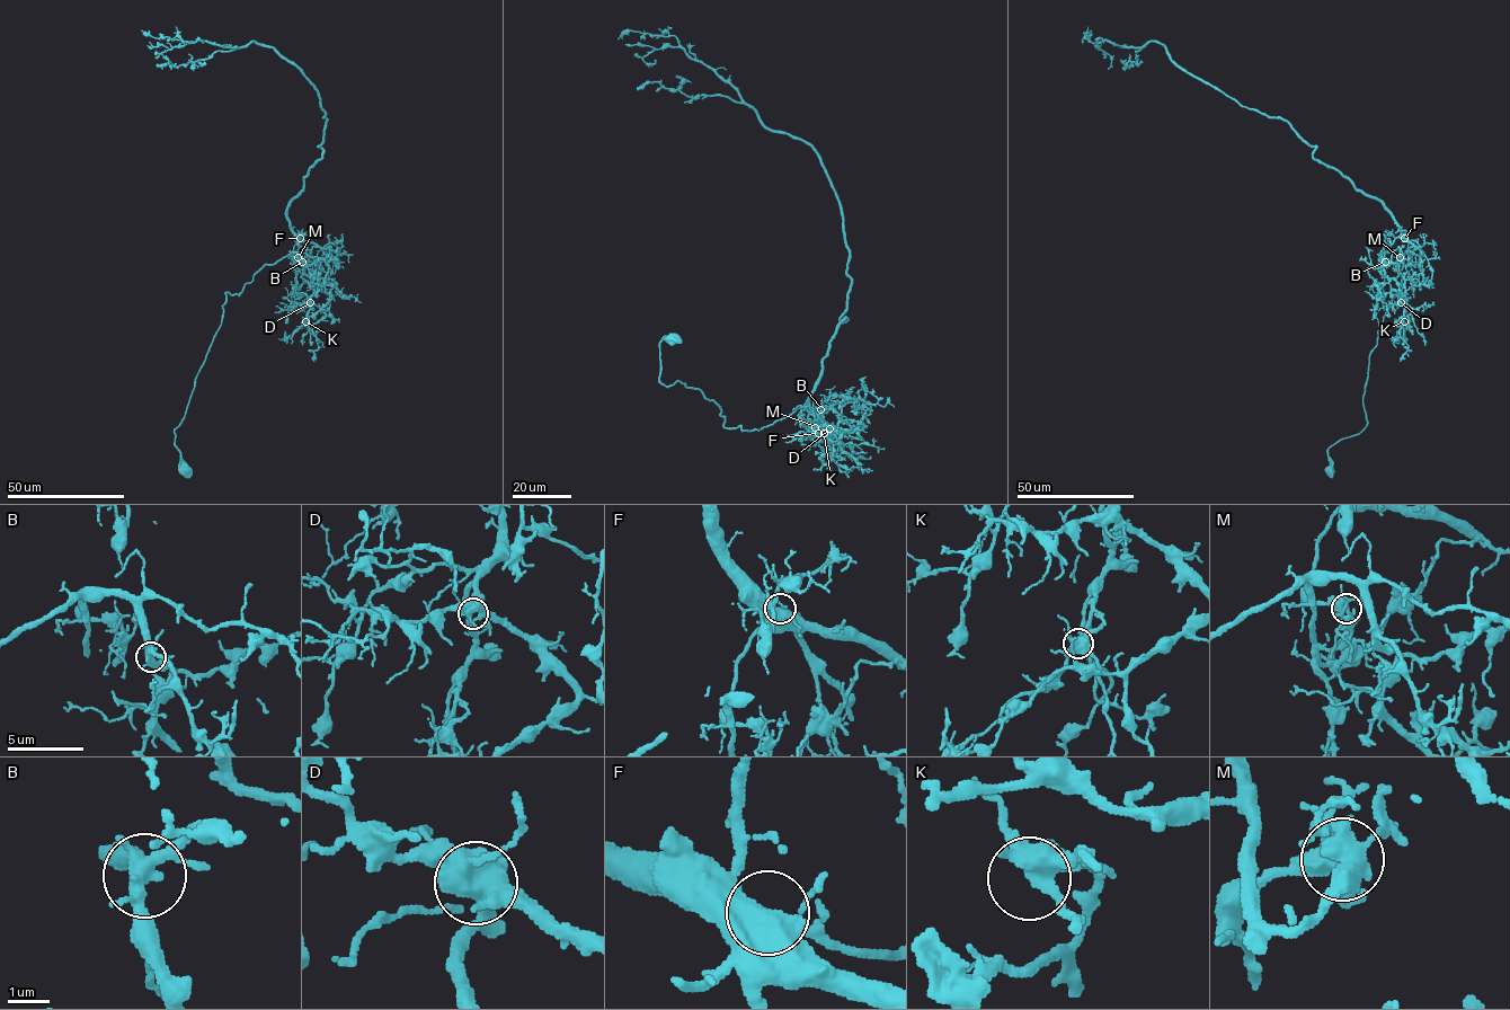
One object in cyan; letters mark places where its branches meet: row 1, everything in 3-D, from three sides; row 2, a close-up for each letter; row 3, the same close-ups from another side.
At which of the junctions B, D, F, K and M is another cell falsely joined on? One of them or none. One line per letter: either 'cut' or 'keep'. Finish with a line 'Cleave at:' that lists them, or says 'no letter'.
B: keep
D: keep
F: keep
K: keep
M: cut
Cleave at: M

